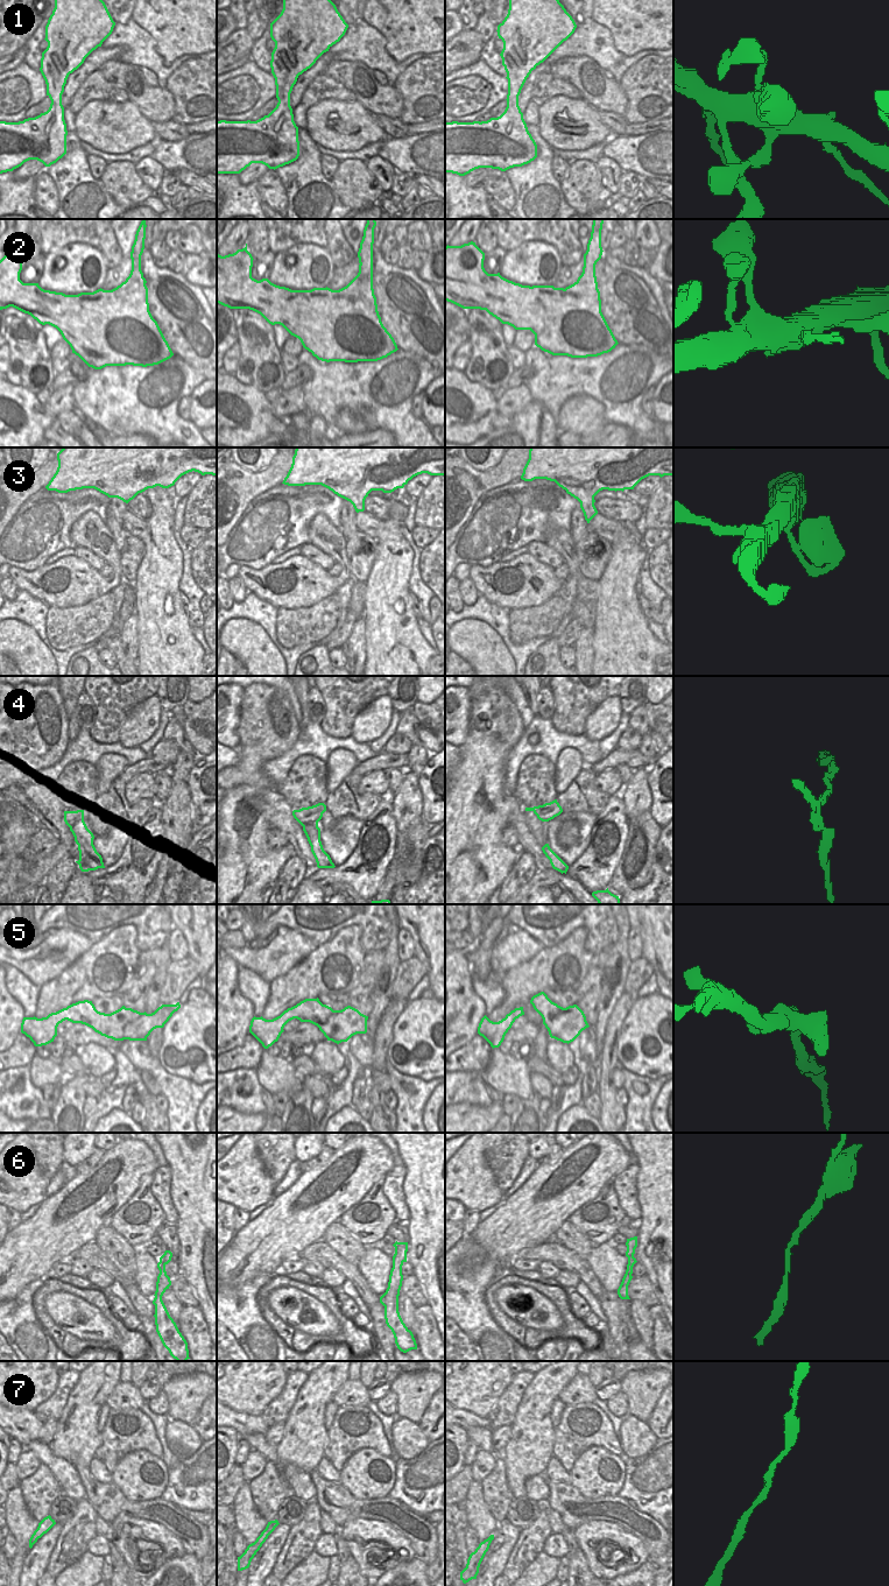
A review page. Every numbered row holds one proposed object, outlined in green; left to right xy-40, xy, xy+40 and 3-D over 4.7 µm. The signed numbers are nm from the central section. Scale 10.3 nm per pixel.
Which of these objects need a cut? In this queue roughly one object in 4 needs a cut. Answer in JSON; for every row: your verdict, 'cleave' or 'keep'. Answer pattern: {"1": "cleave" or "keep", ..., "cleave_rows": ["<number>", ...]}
{"1": "keep", "2": "cleave", "3": "keep", "4": "cleave", "5": "keep", "6": "keep", "7": "keep", "cleave_rows": ["2", "4"]}

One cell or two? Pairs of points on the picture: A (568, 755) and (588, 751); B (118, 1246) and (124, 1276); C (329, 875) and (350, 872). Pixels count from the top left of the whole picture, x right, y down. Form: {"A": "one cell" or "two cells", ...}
{"A": "two cells", "B": "one cell", "C": "one cell"}

